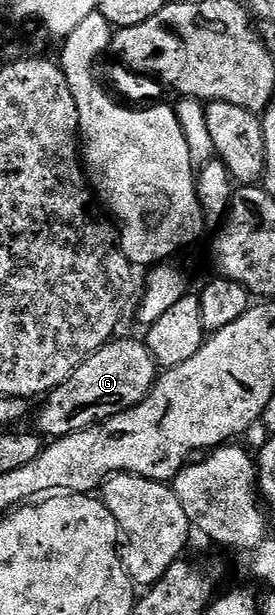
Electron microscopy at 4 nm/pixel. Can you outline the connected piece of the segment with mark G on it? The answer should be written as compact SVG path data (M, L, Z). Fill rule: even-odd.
M112 339L97 349L61 386L47 393L43 409L33 425L34 431L43 438L58 438L77 434L94 424L105 422L146 398L157 379L157 365L149 354L146 343L139 340Z

